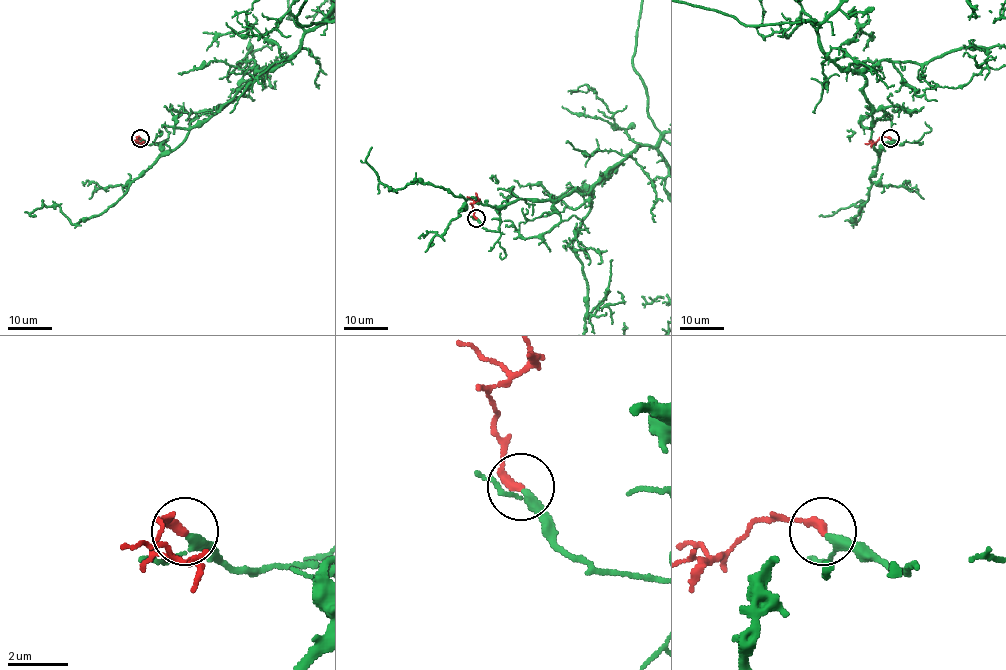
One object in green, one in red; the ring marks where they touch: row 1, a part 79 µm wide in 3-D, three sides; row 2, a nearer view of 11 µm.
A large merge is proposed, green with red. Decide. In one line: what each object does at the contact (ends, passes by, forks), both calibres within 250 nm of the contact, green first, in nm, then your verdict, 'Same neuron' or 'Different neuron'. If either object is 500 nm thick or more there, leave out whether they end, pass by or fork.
At the ring green passes by. At the ring red ends. Thickness 240 nm (green) against 320 nm. Same neuron

